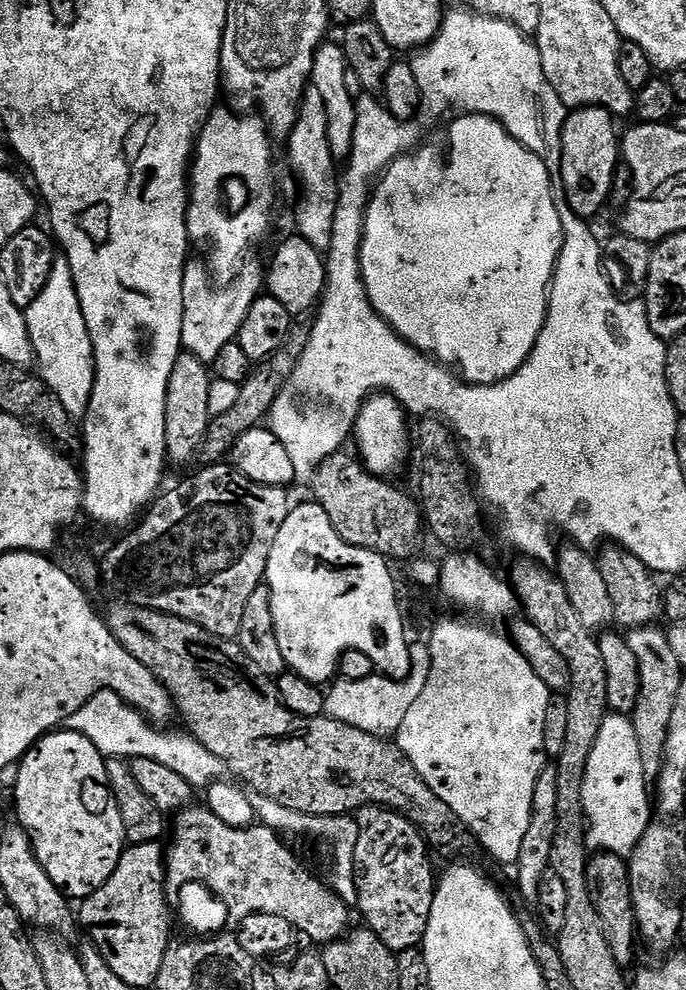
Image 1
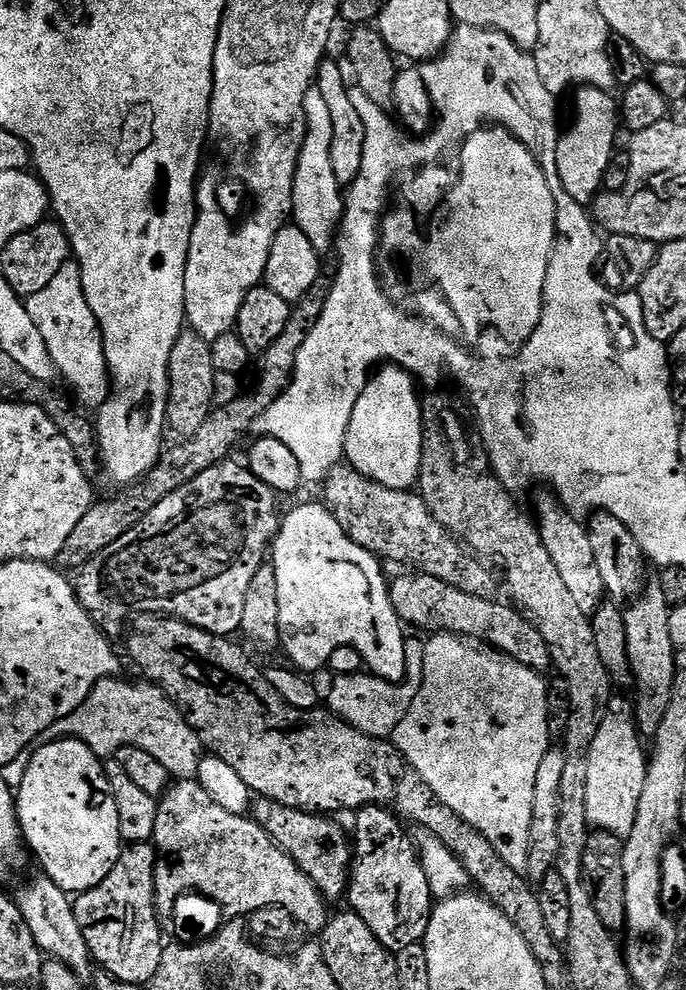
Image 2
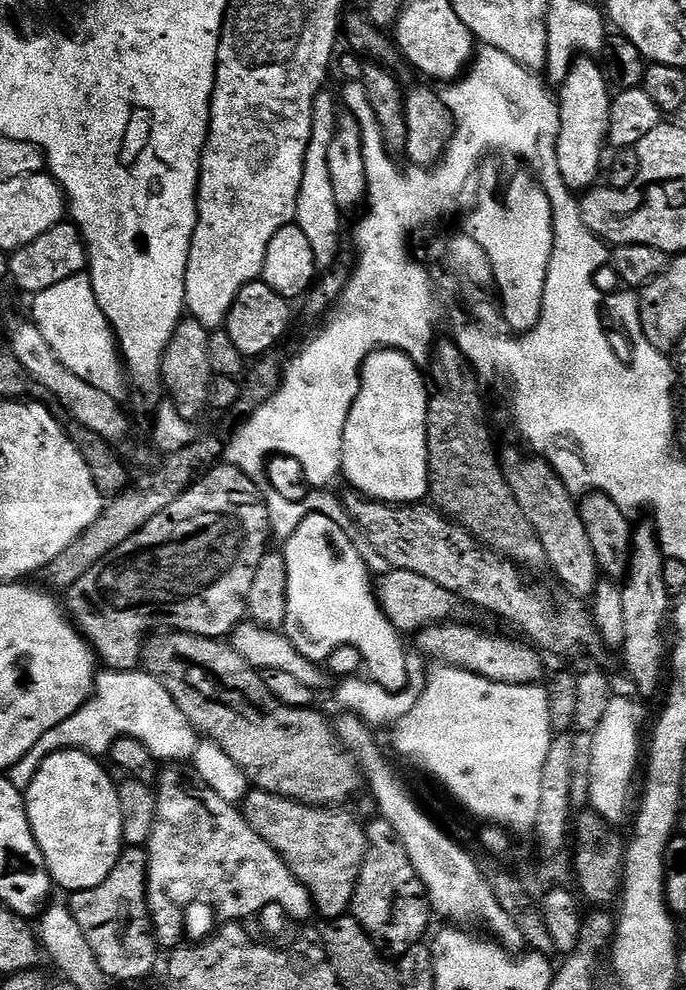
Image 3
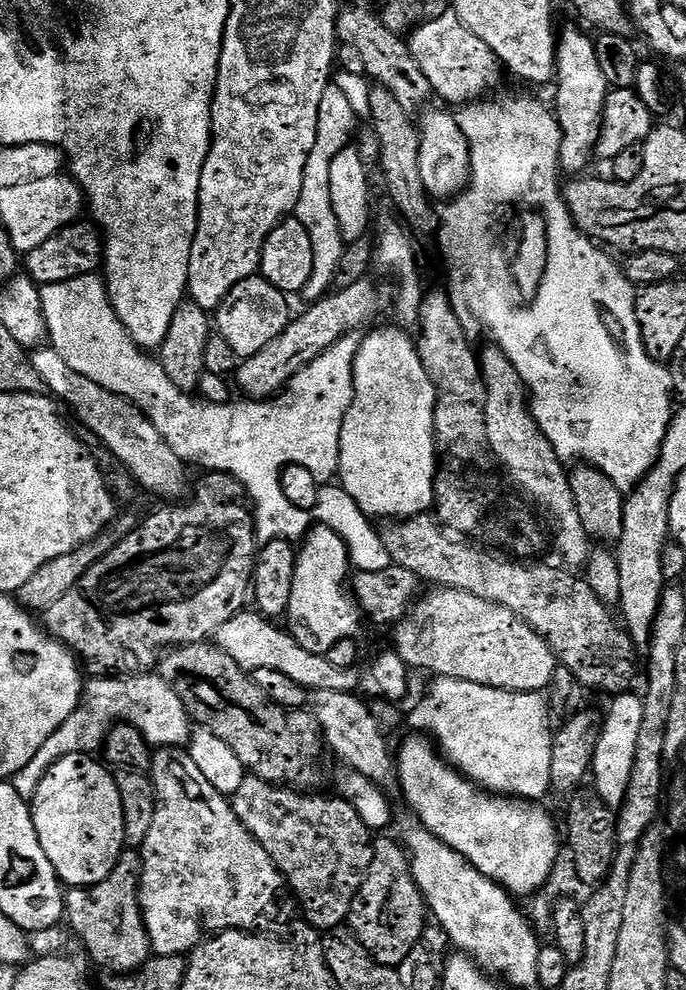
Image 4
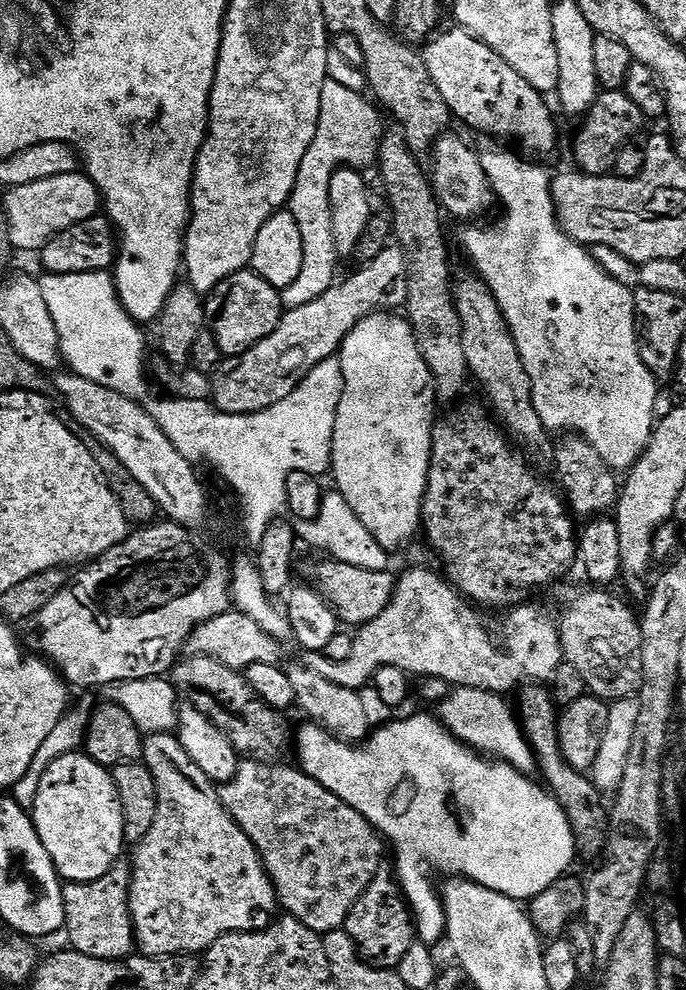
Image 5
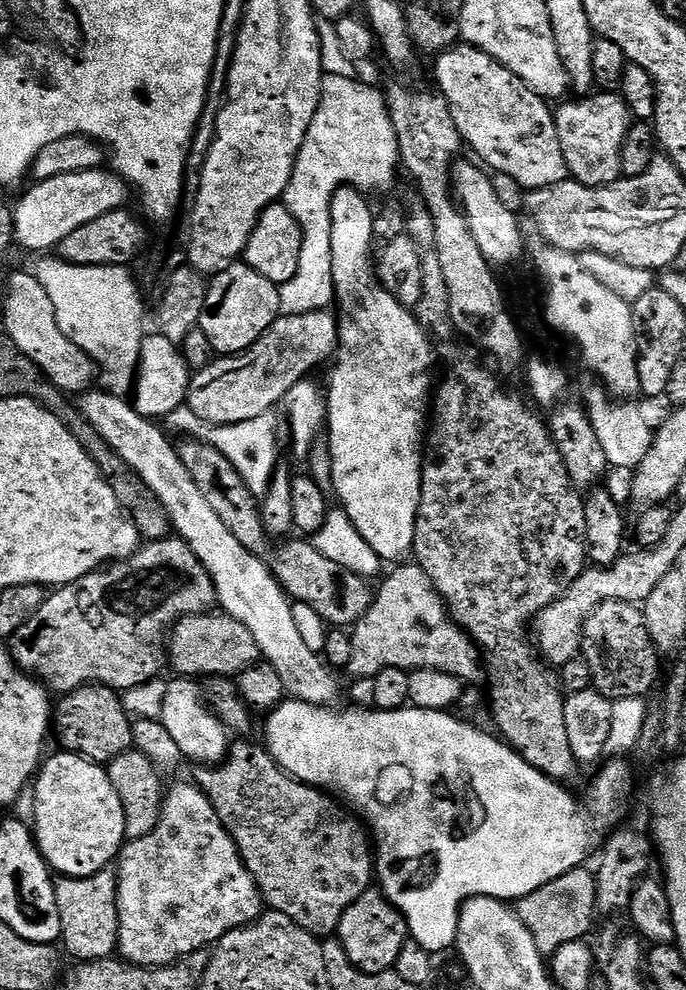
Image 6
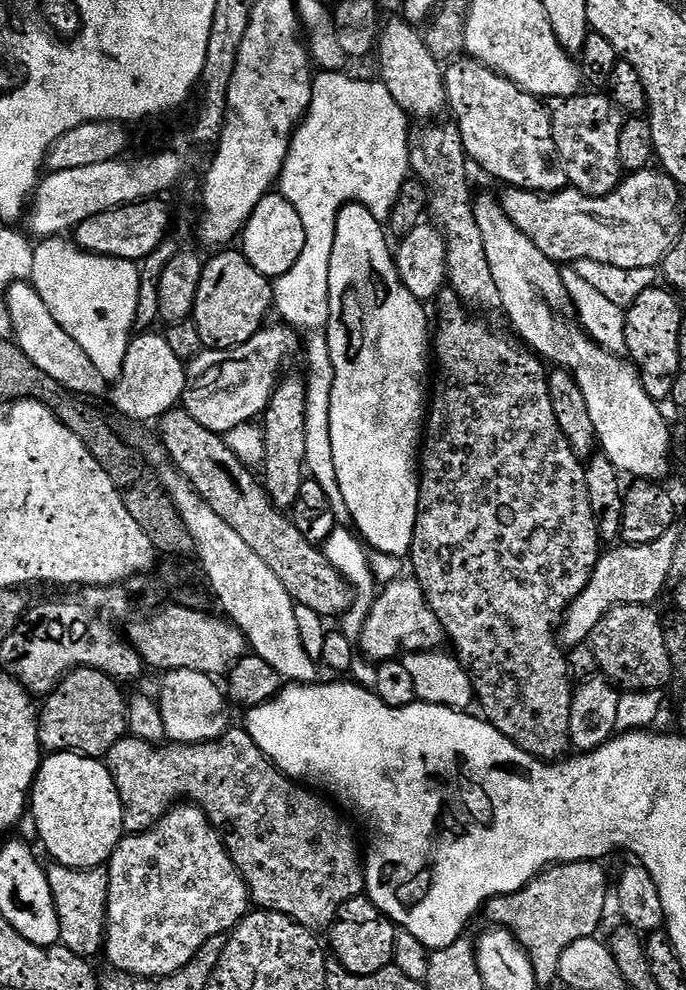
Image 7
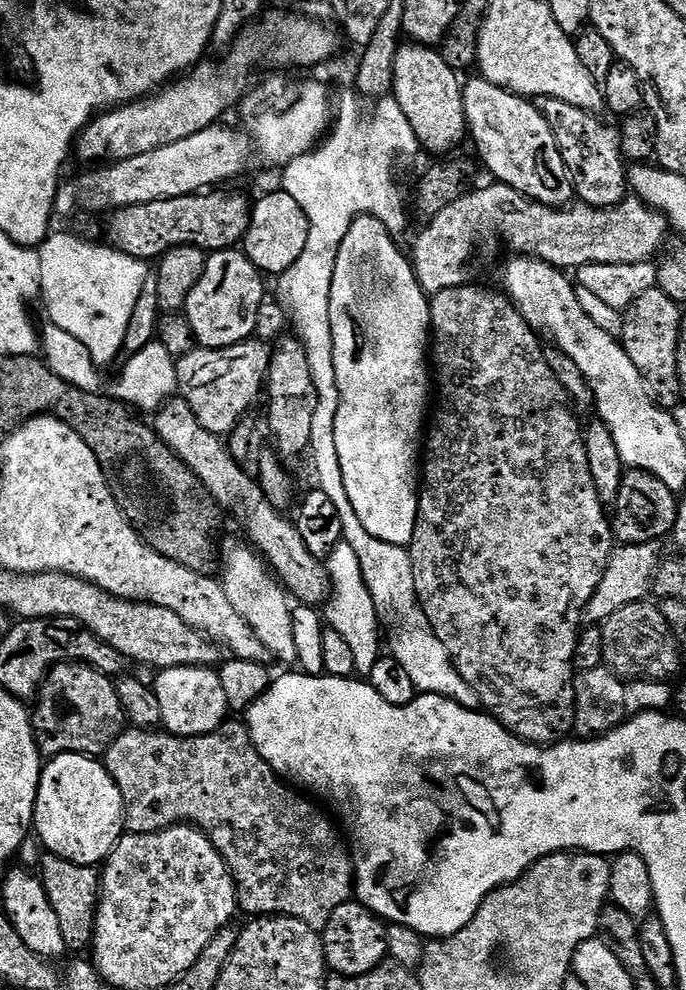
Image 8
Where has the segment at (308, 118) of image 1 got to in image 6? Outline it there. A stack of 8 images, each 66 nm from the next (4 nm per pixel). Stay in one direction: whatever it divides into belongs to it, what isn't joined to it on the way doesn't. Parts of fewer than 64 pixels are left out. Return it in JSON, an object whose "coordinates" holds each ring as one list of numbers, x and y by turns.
{"coordinates":[[325,75,324,81,320,83,320,101,314,114,314,122,310,122,306,142,302,142,302,150,298,150,294,174,290,174,290,182,282,197,282,202,290,210,290,214,294,214,302,230,302,255,298,257,298,270,294,278,290,278,290,282,279,285,280,311,285,316,323,312,333,307,336,287,330,250,330,210,336,191,350,187,358,188,365,194,372,194,375,188,390,187,396,180,396,168,398,172,401,167,398,134,388,109,388,97,381,89,379,92,378,89,363,84,362,80]]}

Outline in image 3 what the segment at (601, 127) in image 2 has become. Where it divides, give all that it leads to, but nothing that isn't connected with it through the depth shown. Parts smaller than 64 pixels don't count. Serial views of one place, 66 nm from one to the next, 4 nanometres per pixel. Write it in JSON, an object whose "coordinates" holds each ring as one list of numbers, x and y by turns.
{"coordinates":[[577,59,567,78,558,88,560,105,558,174,562,174,562,182,566,182,566,186,577,194,591,189,597,183,596,175,599,172,601,175,612,109,613,93,610,91,608,77,604,75,603,67,592,60,595,59]]}

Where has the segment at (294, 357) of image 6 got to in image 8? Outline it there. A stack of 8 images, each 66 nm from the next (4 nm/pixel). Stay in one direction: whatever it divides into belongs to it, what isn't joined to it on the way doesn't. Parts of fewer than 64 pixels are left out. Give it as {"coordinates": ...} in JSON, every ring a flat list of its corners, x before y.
{"coordinates":[[259,338,244,340,241,344,235,344,229,348,202,348,197,346,190,354,179,357,176,361,179,395,190,406,190,410,194,410,198,422,202,422,202,426,206,426,206,430,210,430,218,437,223,437,235,428,239,420,245,419,251,413,248,411,251,410,252,403,259,396,261,399,266,388,268,363,271,357,269,345,264,345]]}

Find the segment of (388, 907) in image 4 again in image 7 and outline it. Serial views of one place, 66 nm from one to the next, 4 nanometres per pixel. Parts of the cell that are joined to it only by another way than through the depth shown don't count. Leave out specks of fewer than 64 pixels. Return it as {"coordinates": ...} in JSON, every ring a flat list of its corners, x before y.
{"coordinates":[[361,894,350,898,350,902,346,902,338,910,331,928,326,932,329,944,327,947,330,952,332,947,331,955,342,967,350,970,350,974,378,974,378,970,392,964,397,931,397,925,392,923,392,919,382,914,382,910,378,910,378,906,374,906,367,895]]}

